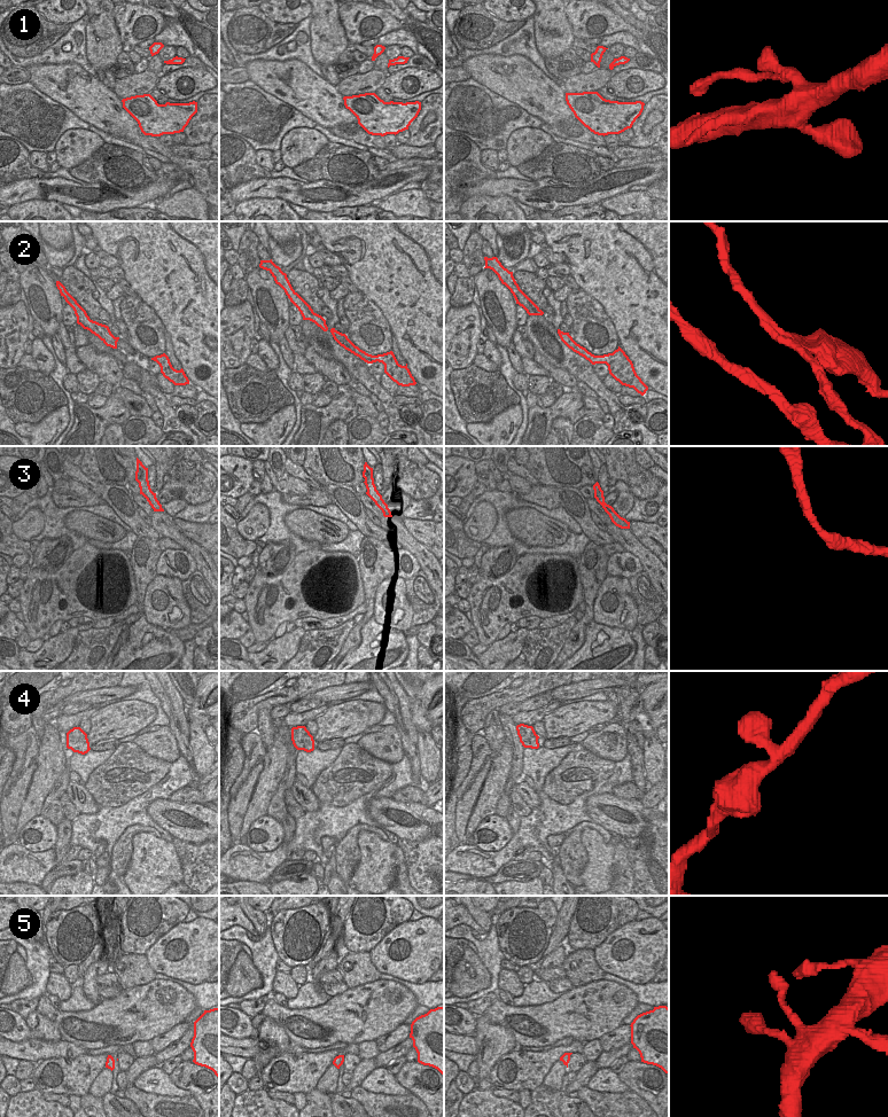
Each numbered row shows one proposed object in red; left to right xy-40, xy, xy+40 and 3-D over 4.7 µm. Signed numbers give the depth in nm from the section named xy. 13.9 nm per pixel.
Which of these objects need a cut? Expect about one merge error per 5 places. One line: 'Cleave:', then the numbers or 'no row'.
Cleave: 2

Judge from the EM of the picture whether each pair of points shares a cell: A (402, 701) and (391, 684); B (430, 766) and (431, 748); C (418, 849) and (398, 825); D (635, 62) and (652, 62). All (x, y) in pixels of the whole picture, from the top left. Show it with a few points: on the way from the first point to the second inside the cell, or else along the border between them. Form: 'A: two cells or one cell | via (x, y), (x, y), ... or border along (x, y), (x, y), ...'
A: one cell | via (400, 696), (395, 688)
B: one cell | via (430, 762), (430, 752)
C: two cells | border along (431, 834), (422, 840), (398, 838)
D: one cell | via (639, 62), (647, 62)

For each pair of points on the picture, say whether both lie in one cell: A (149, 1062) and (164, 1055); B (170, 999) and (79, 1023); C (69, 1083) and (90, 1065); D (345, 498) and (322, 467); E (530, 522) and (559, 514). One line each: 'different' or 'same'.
A: different
B: same
C: same
D: different
E: different

